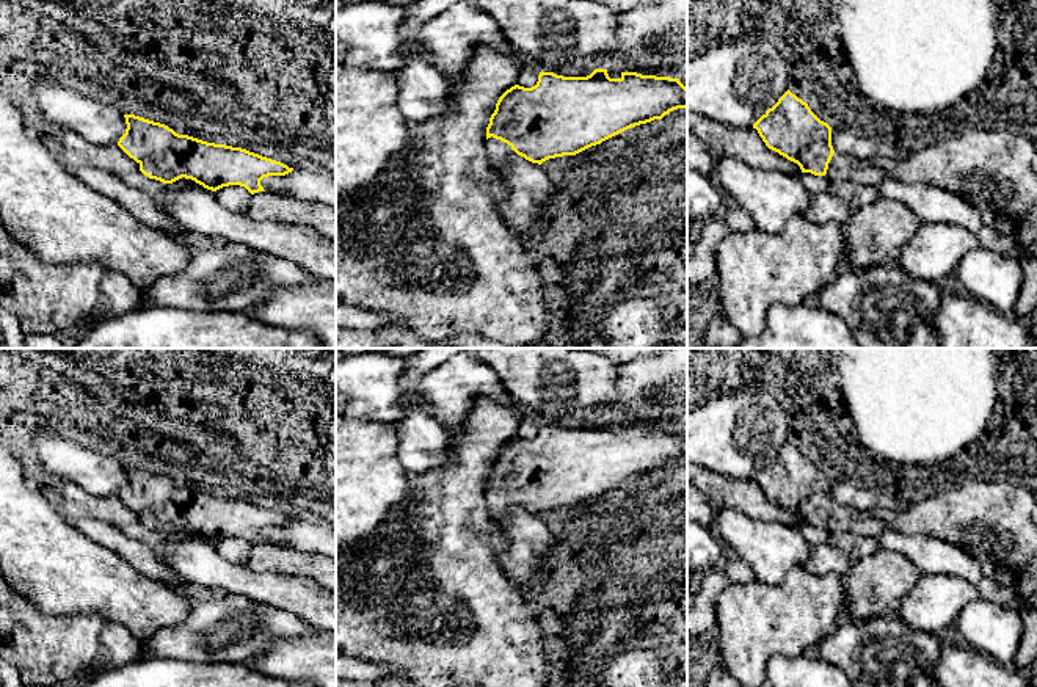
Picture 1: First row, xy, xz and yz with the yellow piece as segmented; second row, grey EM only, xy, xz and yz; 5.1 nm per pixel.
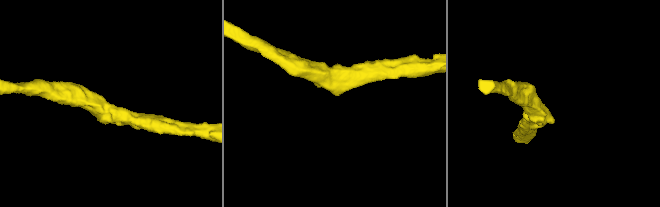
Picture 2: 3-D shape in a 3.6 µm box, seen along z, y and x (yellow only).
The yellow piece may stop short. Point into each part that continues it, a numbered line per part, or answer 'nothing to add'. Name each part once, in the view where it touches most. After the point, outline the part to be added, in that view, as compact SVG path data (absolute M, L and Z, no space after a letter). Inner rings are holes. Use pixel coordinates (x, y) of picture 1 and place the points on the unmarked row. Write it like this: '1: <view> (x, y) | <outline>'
1: xz (499, 505) | M493 488L486 491L485 497L488 503L488 516L493 525L504 524L518 507L511 497Z

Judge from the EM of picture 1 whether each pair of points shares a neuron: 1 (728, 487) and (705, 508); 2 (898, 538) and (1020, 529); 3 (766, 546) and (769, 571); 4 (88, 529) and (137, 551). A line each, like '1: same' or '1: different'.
1: different
2: different
3: same
4: same

